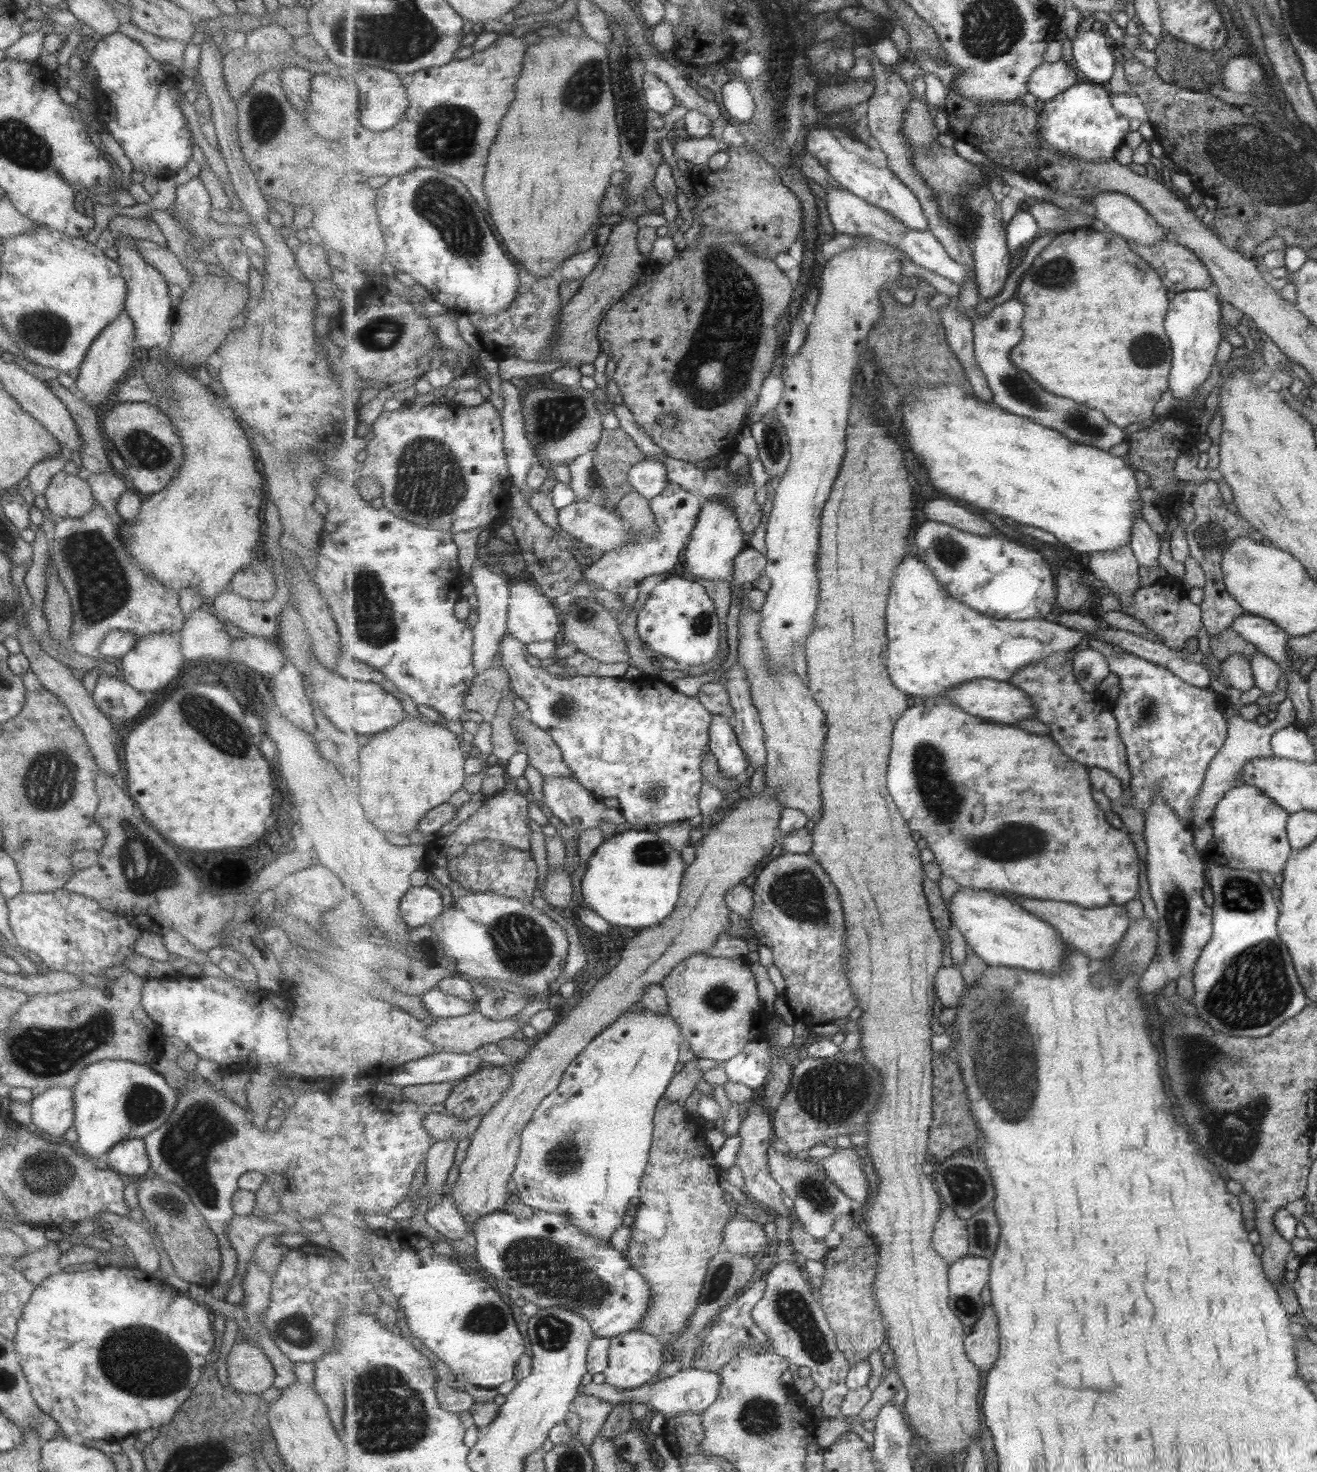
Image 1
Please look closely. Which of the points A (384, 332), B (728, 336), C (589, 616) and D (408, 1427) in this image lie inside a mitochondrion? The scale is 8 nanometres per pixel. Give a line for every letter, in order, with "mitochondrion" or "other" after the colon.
A: mitochondrion
B: mitochondrion
C: mitochondrion
D: mitochondrion

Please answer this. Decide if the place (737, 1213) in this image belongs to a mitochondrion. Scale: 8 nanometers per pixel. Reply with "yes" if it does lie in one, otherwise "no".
no

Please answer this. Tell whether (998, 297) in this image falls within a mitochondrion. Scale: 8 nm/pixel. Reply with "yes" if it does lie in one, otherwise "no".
no

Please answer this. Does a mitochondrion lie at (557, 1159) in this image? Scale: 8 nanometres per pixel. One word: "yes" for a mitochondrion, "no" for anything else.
yes

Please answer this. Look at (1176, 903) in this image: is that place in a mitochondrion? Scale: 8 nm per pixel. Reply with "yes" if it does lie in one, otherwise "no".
yes

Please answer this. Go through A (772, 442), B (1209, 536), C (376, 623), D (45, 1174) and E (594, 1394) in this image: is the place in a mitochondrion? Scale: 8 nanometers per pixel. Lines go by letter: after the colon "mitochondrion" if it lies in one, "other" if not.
A: mitochondrion
B: mitochondrion
C: mitochondrion
D: mitochondrion
E: other

